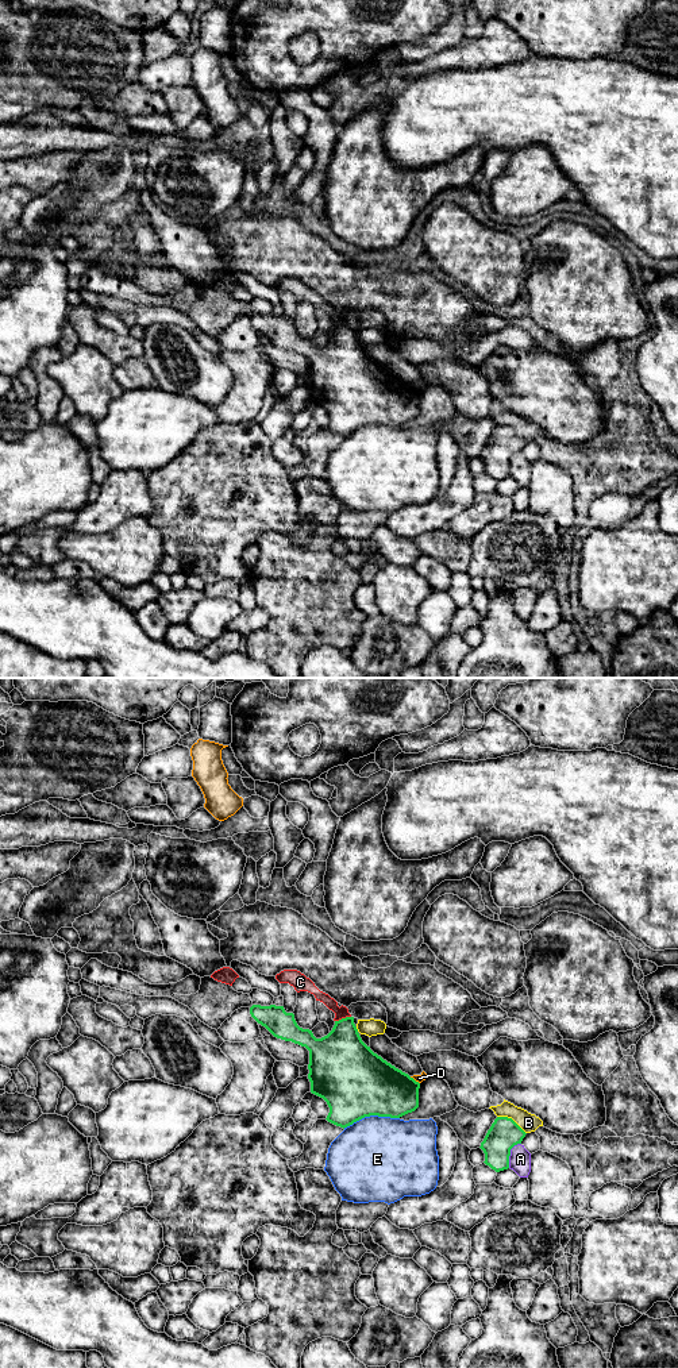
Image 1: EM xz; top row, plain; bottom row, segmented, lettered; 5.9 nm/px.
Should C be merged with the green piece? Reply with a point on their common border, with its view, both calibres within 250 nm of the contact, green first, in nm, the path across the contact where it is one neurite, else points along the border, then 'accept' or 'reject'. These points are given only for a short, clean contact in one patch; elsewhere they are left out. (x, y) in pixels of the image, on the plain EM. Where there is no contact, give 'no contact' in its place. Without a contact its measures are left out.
meets green in xz at (342, 327); 360 nm thick on the green side, 70 nm on the other; border along xz (350, 324), (335, 330); reject

